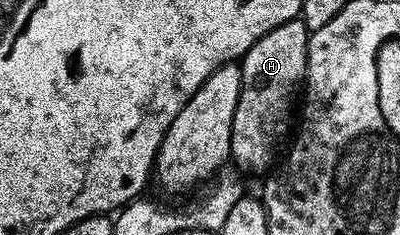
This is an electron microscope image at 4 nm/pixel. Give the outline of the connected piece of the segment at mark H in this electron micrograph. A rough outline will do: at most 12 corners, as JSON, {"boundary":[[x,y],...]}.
{"boundary":[[300,17],[240,59],[232,165],[264,175],[294,121],[310,33]]}

